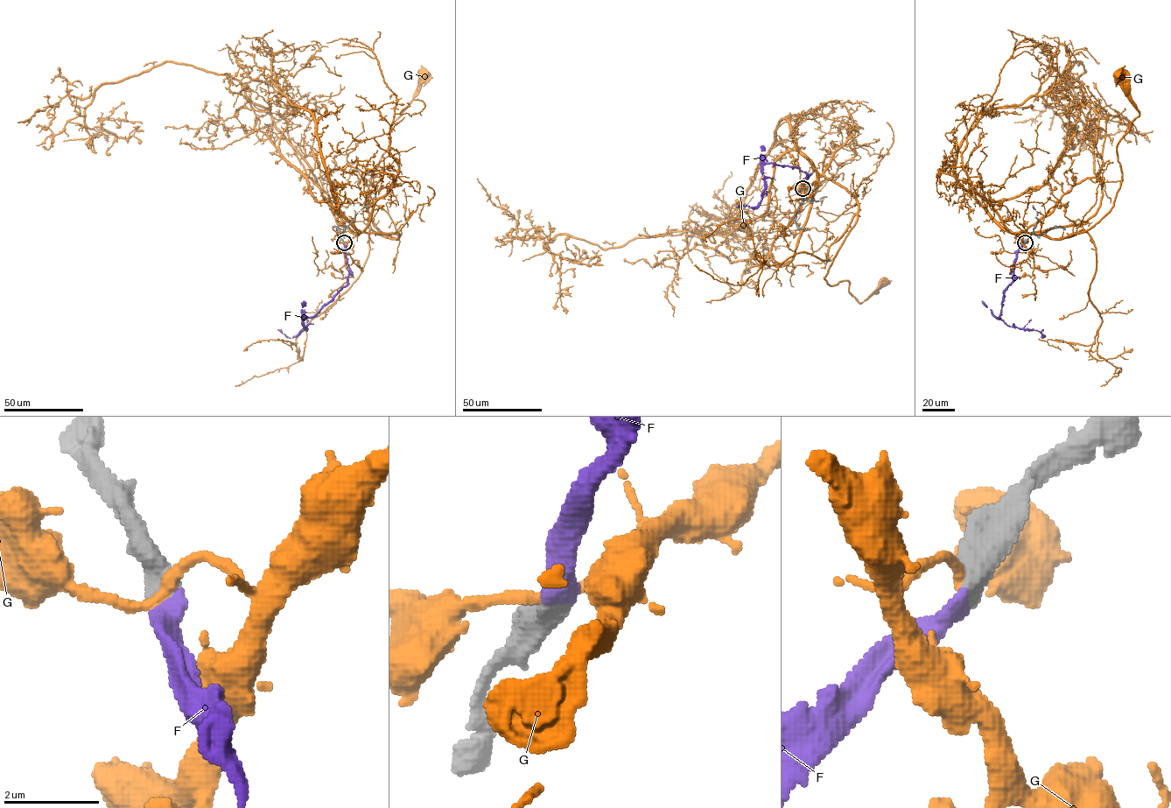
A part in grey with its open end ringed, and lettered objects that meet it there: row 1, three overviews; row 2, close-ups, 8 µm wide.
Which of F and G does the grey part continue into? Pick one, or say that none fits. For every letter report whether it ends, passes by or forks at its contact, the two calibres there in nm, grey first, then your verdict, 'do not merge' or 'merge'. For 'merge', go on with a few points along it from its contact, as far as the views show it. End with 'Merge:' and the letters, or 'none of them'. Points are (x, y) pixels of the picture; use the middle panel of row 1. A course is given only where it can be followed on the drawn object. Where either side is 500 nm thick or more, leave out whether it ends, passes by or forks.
F: 500/480 nm | merge | via (802, 189), (808, 177), (804, 172), (792, 166), (765, 164), (760, 201), (756, 207), (736, 207)
G: 550/200 nm | do not merge
Merge: F

